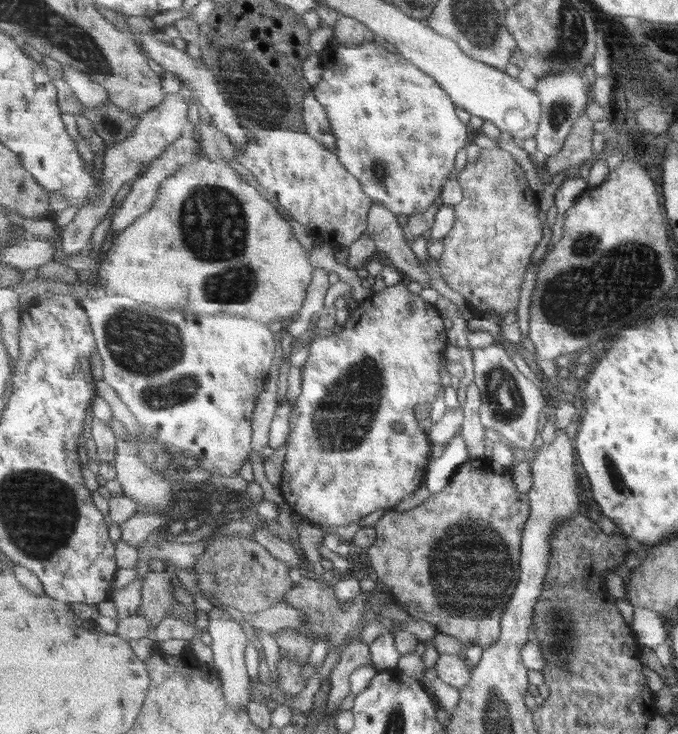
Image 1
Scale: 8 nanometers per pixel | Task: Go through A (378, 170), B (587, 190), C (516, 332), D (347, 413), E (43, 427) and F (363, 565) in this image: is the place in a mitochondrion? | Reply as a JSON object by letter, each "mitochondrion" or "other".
{"A":"mitochondrion","B":"other","C":"other","D":"mitochondrion","E":"other","F":"other"}

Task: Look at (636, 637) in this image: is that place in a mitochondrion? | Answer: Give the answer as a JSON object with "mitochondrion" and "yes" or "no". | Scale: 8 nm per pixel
{"mitochondrion":"no"}

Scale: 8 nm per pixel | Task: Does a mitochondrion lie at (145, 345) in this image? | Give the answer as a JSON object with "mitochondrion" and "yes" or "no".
{"mitochondrion":"yes"}

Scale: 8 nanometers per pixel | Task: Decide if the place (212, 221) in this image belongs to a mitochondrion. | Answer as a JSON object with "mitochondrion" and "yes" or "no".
{"mitochondrion":"yes"}

